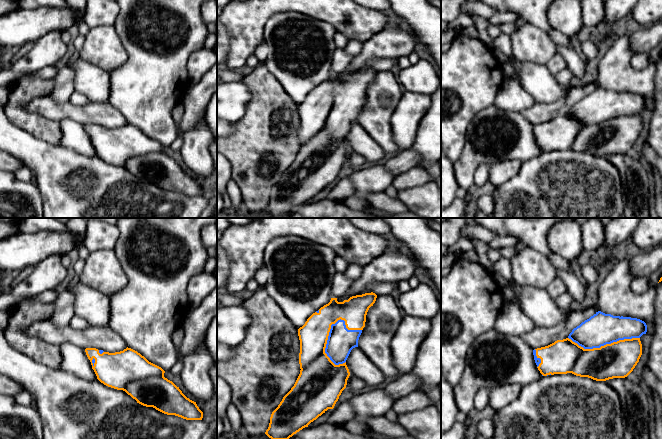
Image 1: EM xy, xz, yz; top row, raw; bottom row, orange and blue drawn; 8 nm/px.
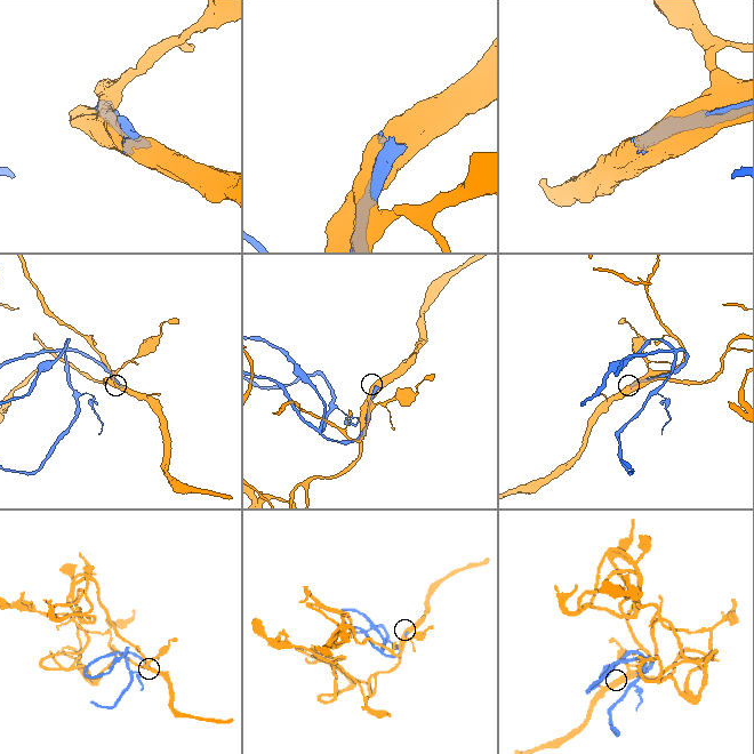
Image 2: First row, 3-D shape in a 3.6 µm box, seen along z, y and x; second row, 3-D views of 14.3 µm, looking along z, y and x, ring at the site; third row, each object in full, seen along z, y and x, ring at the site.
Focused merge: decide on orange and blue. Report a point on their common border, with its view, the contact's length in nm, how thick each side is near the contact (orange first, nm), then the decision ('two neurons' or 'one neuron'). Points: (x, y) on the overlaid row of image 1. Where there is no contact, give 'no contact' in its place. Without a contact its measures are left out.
contact xz (326, 341); length 380 nm; calibres 280 and 220 nm; one neuron

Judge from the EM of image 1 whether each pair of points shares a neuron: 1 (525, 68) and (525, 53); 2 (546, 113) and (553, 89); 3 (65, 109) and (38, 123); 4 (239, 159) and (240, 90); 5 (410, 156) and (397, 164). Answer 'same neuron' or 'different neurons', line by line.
1: different neurons
2: different neurons
3: different neurons
4: different neurons
5: same neuron

